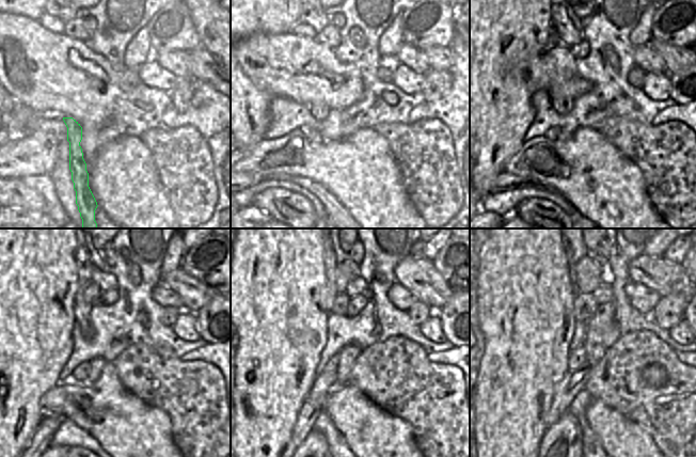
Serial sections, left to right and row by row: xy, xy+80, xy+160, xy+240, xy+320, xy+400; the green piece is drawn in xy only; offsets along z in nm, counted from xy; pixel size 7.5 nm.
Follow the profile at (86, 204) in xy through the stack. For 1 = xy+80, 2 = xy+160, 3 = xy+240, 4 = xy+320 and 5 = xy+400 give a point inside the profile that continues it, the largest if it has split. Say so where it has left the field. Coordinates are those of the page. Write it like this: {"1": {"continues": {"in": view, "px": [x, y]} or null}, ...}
{"1": {"continues": {"in": "xy+80", "px": [319, 110]}}, "2": {"continues": {"in": "xy+160", "px": [562, 104]}}, "3": {"continues": {"in": "xy+240", "px": [88, 292]}}, "4": {"continues": {"in": "xy+320", "px": [329, 256]}}, "5": {"continues": {"in": "xy+400", "px": [572, 263]}}}

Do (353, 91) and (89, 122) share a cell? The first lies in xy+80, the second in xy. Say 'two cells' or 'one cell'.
one cell

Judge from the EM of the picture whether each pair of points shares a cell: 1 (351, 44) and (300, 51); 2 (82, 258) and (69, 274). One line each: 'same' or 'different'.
1: different
2: different

